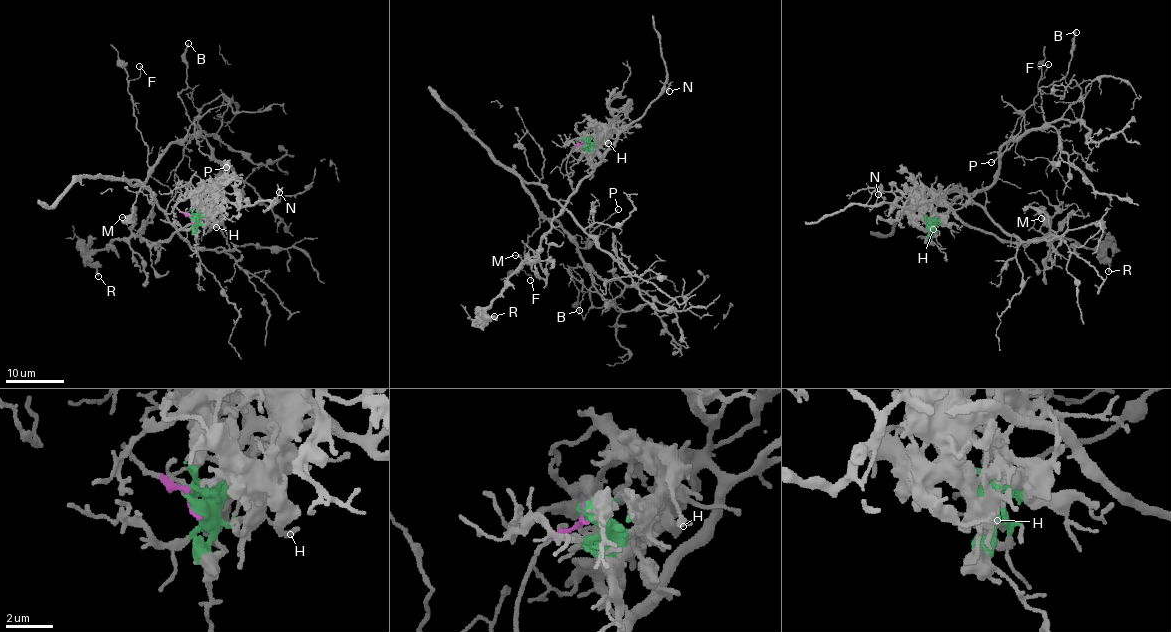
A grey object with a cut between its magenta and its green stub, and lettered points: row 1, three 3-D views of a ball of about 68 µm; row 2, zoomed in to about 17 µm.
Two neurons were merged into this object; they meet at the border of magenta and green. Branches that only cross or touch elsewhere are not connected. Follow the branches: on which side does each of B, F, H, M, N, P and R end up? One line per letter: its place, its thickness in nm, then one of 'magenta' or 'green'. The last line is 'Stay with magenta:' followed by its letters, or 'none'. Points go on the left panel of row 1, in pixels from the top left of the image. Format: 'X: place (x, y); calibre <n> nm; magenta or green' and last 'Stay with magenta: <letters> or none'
B: place (188, 43); calibre 180 nm; magenta
F: place (139, 66); calibre 120 nm; magenta
H: place (216, 227); calibre 220 nm; green
M: place (122, 217); calibre 220 nm; green
N: place (279, 192); calibre 90 nm; green
P: place (226, 167); calibre 100 nm; magenta
R: place (98, 276); calibre 240 nm; green
Stay with magenta: B, F, P

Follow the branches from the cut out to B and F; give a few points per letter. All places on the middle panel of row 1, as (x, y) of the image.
B: (583, 140), (567, 159), (569, 199), (553, 199), (540, 183), (523, 182), (587, 268), (570, 268), (579, 310)
F: (583, 140), (567, 159), (569, 199), (553, 199), (540, 183), (523, 182), (539, 210), (518, 267), (530, 280)

